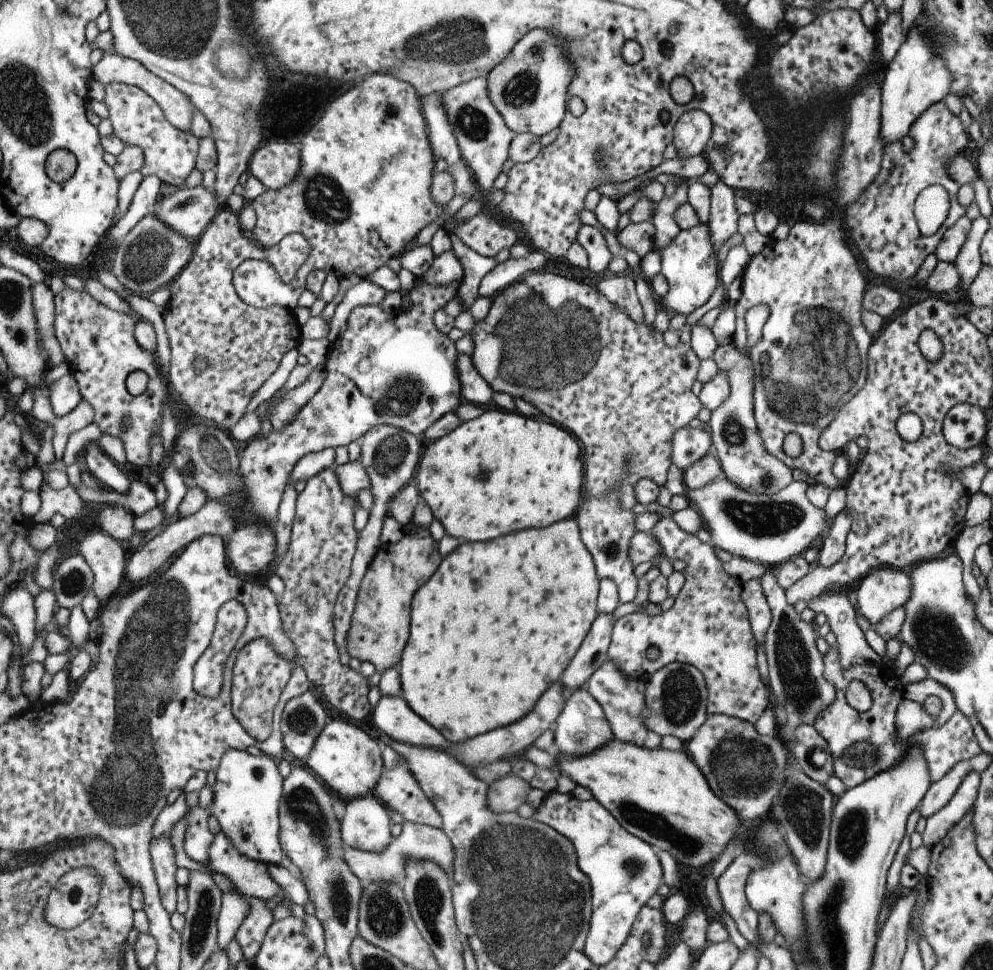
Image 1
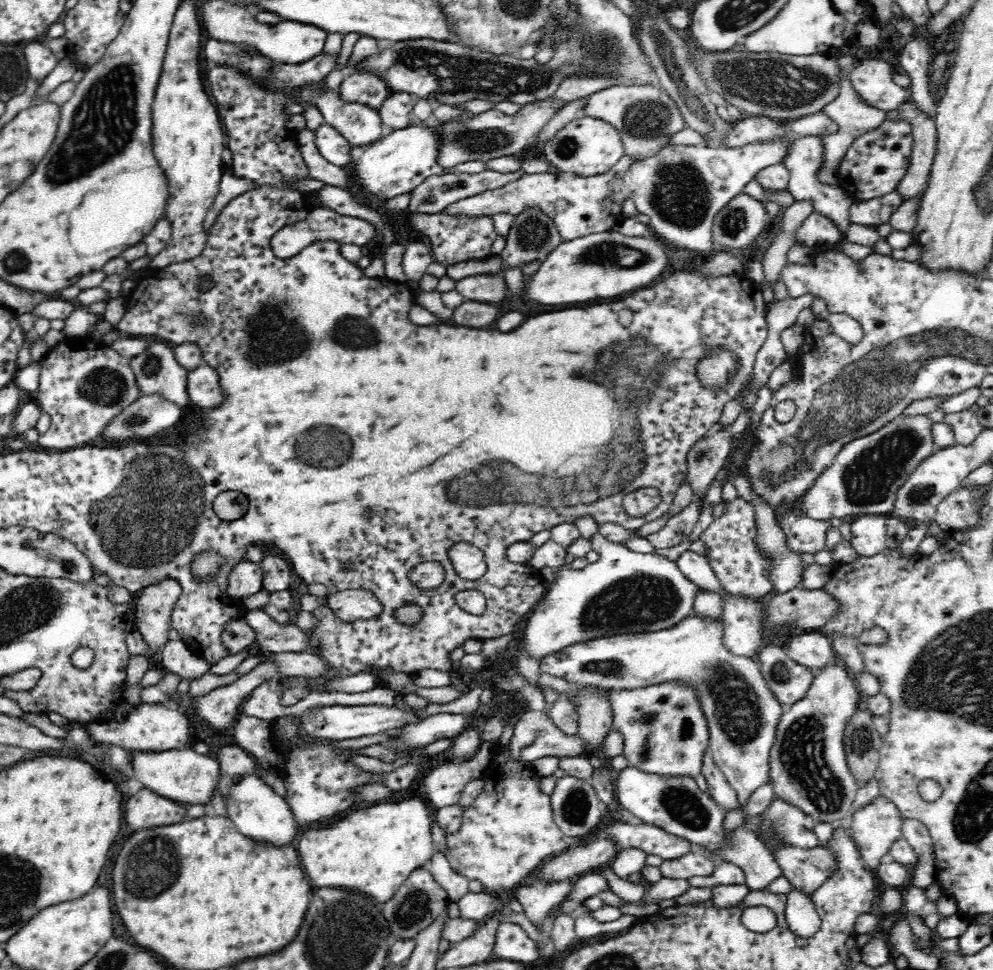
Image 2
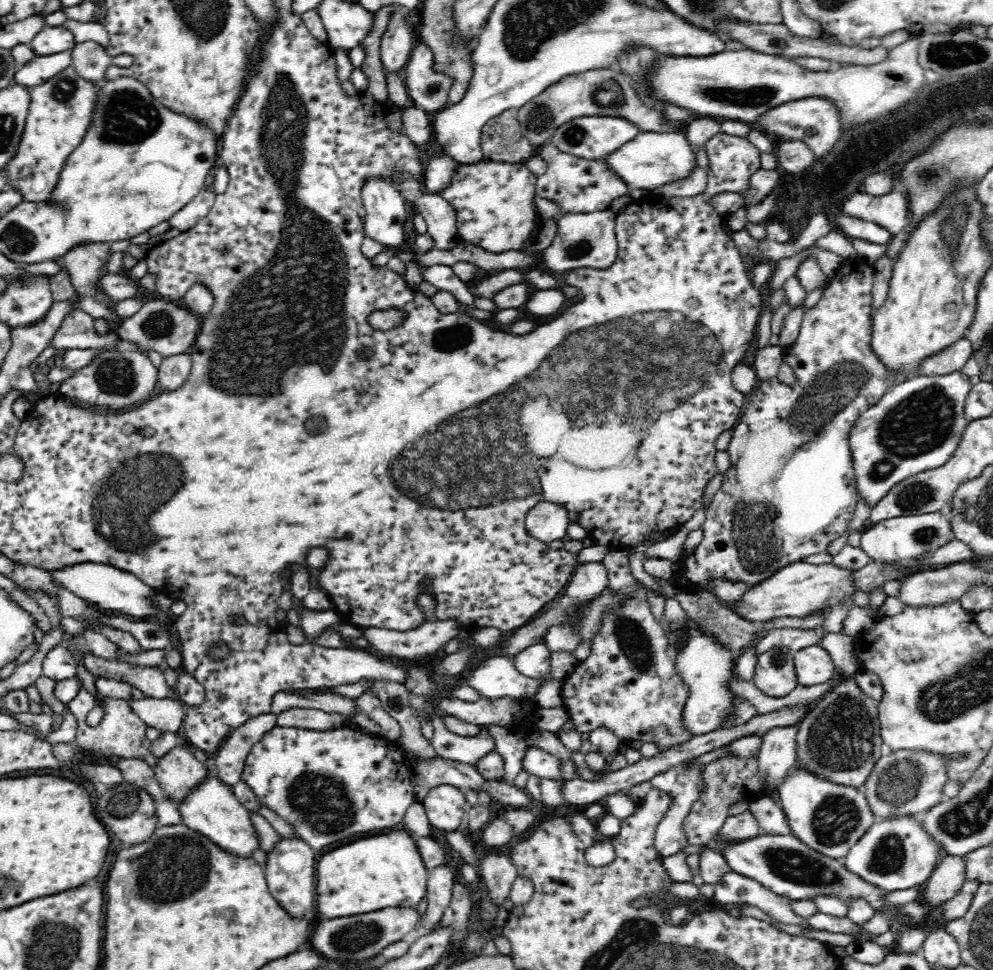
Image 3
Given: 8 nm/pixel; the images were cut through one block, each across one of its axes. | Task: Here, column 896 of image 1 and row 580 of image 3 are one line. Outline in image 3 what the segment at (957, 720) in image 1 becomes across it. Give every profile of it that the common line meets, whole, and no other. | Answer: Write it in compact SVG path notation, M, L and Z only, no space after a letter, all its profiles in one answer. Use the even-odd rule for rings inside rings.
M854 262L854 272L832 280L828 284L828 288L824 290L820 302L812 308L812 310L804 310L804 322L800 326L800 334L796 338L796 342L792 346L788 346L784 350L784 362L788 366L792 366L794 374L796 374L796 382L792 386L778 382L778 378L770 378L760 382L760 386L756 388L756 392L752 392L750 402L746 404L746 410L740 418L740 422L734 426L734 436L732 442L728 446L728 454L730 454L730 468L724 474L724 484L718 490L718 494L714 496L710 508L706 510L706 522L702 524L704 530L704 540L694 548L694 552L690 556L686 556L684 562L680 562L680 572L678 572L678 580L680 586L686 586L688 590L702 590L702 586L710 584L712 580L724 580L724 582L738 582L738 584L746 584L746 586L758 586L760 582L766 582L770 576L774 576L778 570L792 566L796 562L806 562L810 556L822 554L830 542L834 542L836 538L840 538L842 534L846 534L848 524L854 520L854 512L858 506L858 484L856 484L856 474L854 474L854 462L852 462L852 450L850 450L850 430L854 428L856 420L862 416L862 412L870 410L872 406L878 404L878 400L892 388L898 386L902 382L908 382L914 374L910 376L898 376L894 370L886 368L880 358L876 356L876 352L872 352L870 340L872 340L872 278L874 278L874 270L866 264L856 264ZM786 460L790 460L790 470L792 472L782 472L782 466L786 464Z

